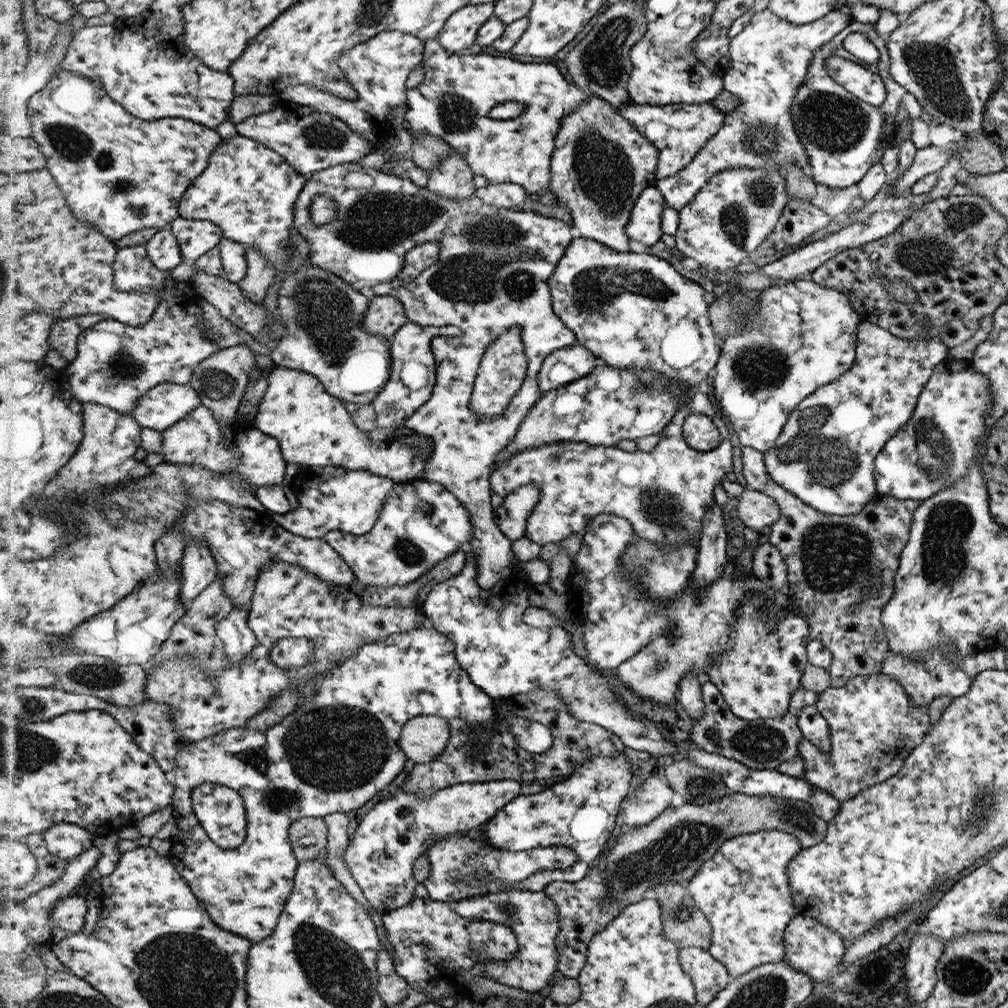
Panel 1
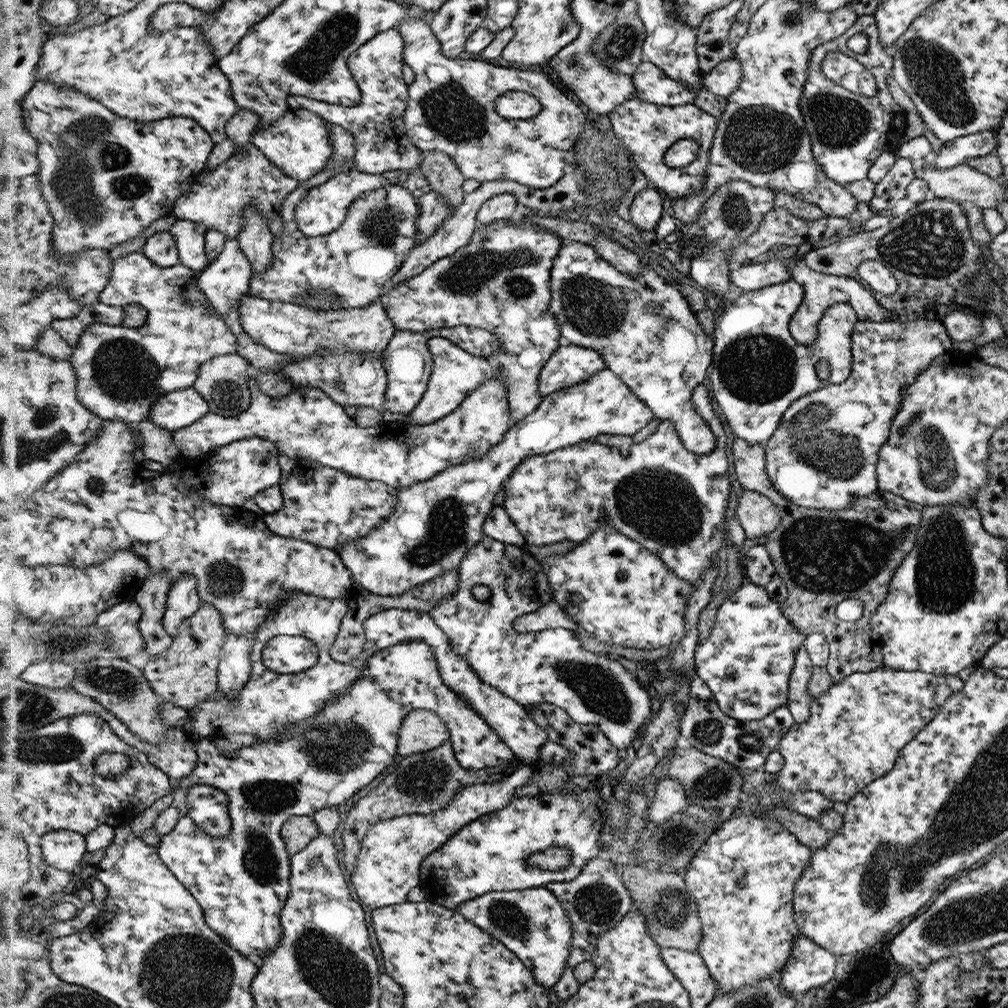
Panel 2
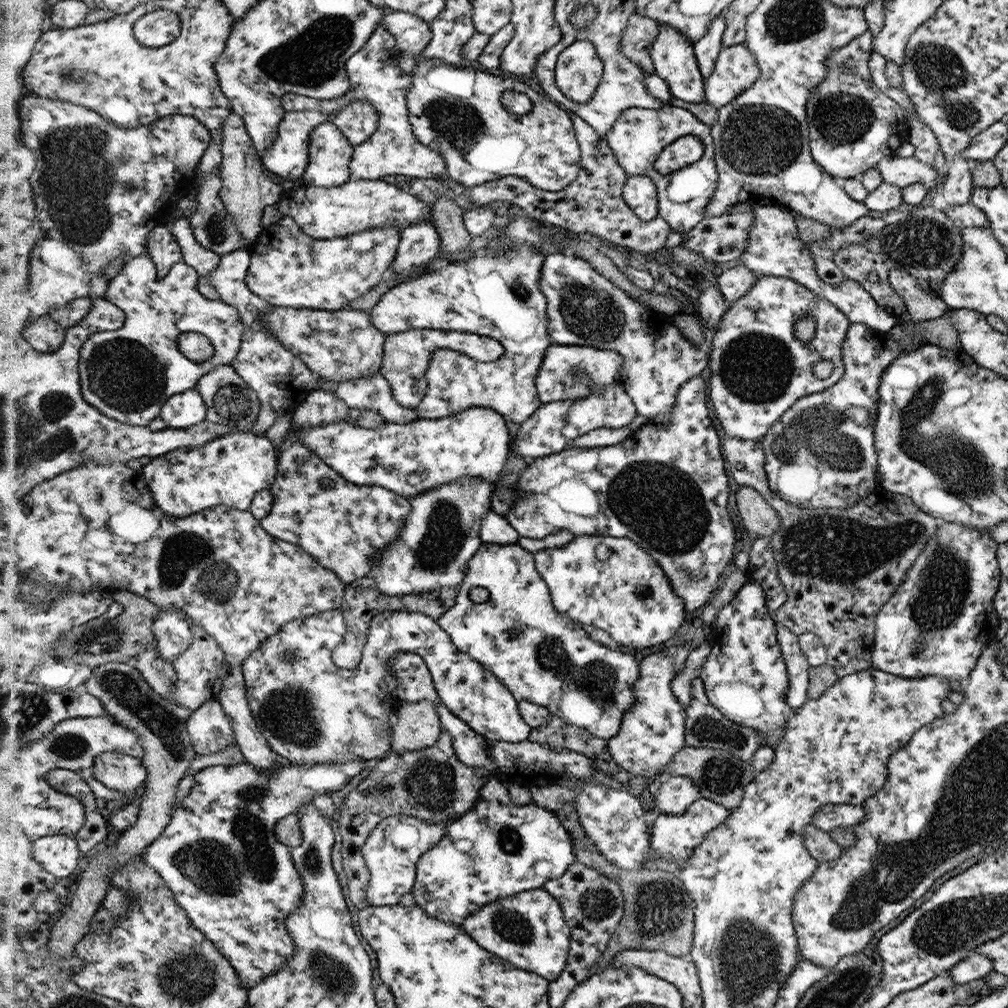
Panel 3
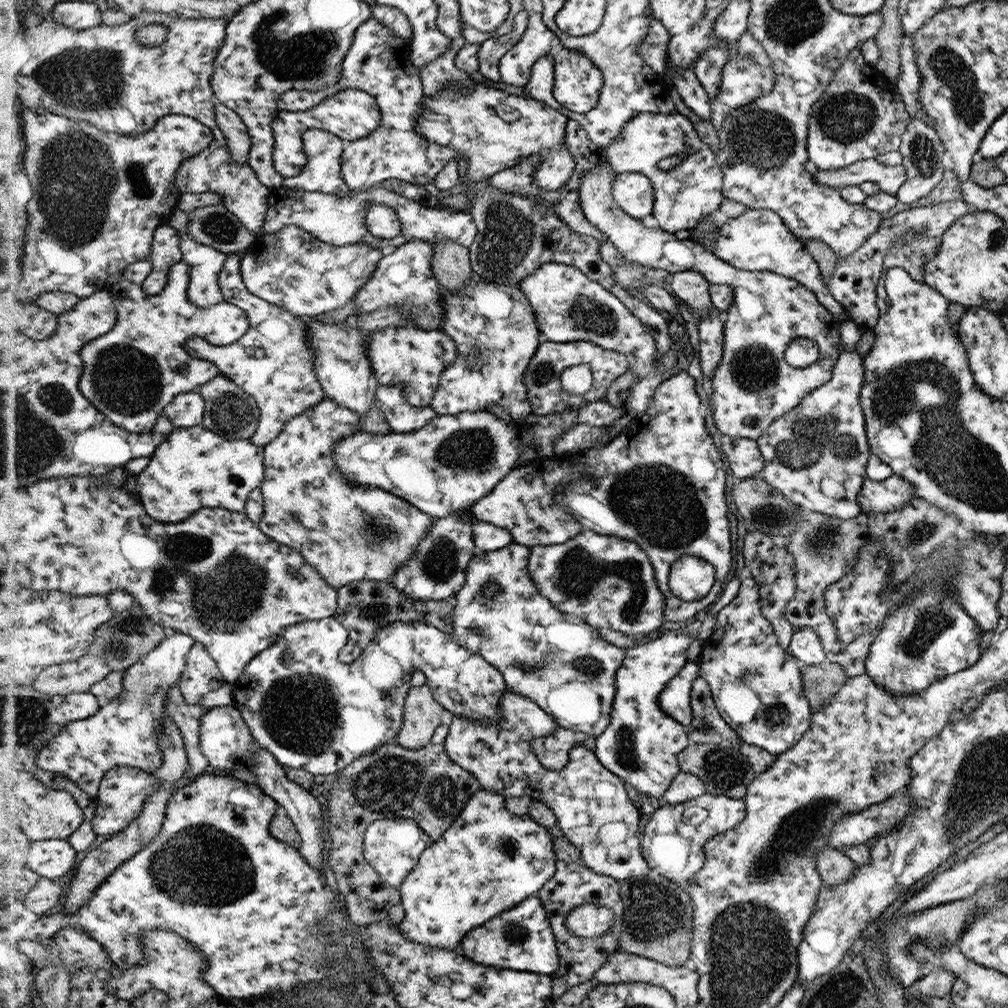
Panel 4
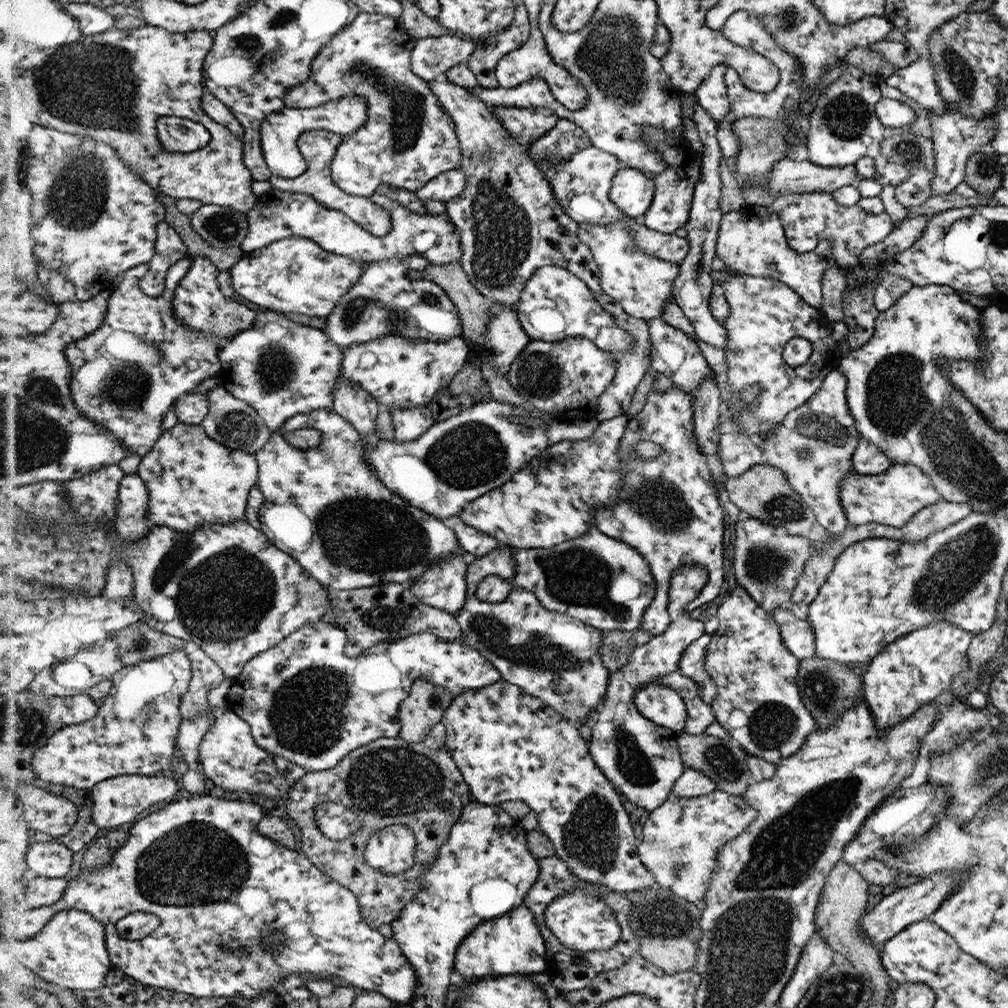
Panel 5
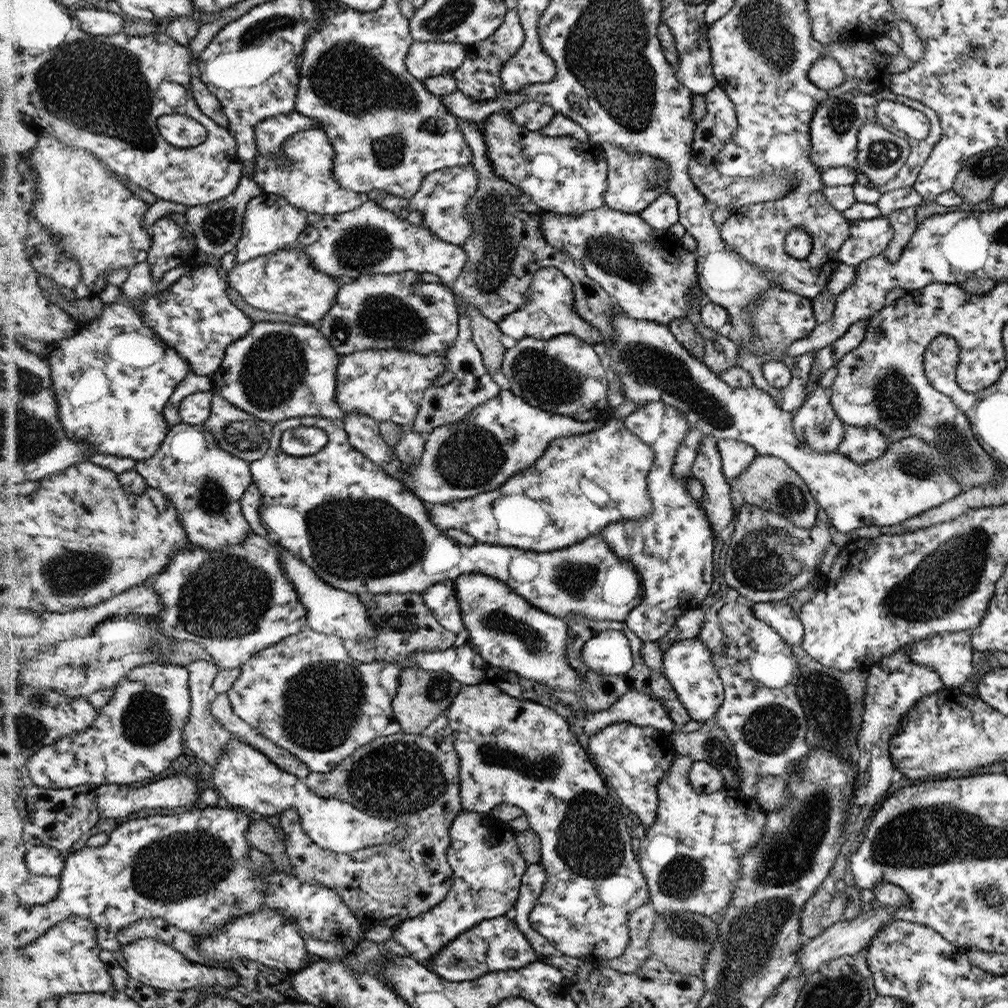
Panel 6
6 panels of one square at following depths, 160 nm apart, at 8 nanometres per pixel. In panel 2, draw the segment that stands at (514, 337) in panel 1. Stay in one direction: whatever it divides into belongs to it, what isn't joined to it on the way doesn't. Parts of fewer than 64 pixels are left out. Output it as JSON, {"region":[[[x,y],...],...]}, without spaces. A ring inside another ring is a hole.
{"region":[[[500,374],[470,393],[452,413],[426,426],[412,426],[403,420],[382,422],[374,428],[357,426],[341,403],[311,386],[294,386],[284,398],[265,395],[256,385],[252,385],[252,391],[253,404],[240,416],[228,418],[211,412],[193,426],[173,433],[181,453],[197,459],[218,446],[260,437],[276,442],[279,452],[295,460],[316,461],[350,476],[380,481],[398,490],[431,480],[449,466],[484,457],[510,431],[507,382]]]}

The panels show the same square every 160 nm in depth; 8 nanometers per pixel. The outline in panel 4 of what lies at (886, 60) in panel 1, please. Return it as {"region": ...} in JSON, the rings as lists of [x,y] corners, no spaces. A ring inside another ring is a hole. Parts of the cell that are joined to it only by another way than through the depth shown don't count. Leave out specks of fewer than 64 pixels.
{"region":[[[860,48],[842,62],[824,94],[813,105],[809,126],[809,157],[820,170],[838,170],[858,161],[894,152],[911,115],[899,97],[896,85],[873,63],[866,62]]]}

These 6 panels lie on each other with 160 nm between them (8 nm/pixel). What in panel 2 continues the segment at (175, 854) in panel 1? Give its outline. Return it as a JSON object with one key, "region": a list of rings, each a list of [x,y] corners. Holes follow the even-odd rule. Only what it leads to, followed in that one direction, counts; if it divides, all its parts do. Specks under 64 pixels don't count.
{"region":[[[422,640],[405,641],[379,650],[370,658],[361,678],[357,678],[351,688],[329,702],[319,714],[287,726],[287,730],[277,740],[243,746],[232,756],[220,752],[220,748],[211,738],[202,738],[198,743],[199,763],[196,771],[182,778],[177,792],[173,794],[174,806],[180,812],[179,822],[170,834],[162,837],[162,847],[158,851],[170,870],[177,874],[202,904],[209,925],[236,950],[251,958],[257,967],[264,964],[266,950],[277,948],[283,940],[281,913],[292,893],[291,856],[286,849],[285,840],[282,839],[282,825],[290,817],[312,817],[322,808],[338,808],[346,804],[366,784],[370,784],[390,764],[394,764],[394,738],[398,736],[398,730],[401,730],[409,712],[416,709],[434,711],[445,722],[449,727],[449,741],[453,743],[456,759],[466,769],[482,770],[490,766],[505,766],[509,760],[517,758],[513,750],[502,742],[500,735],[485,723],[485,719],[480,718],[461,696],[445,685],[437,659],[433,655],[433,647]],[[197,785],[218,787],[230,794],[234,832],[228,838],[208,835],[190,817],[188,792]]]}

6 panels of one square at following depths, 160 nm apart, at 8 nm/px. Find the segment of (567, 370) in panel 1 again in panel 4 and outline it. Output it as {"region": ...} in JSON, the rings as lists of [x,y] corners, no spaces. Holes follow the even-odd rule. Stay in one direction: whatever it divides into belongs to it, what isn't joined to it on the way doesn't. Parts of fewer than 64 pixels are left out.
{"region":[[[542,339],[524,376],[525,385],[528,387],[529,403],[533,407],[532,413],[546,415],[565,410],[578,410],[588,402],[600,400],[604,398],[609,386],[614,384],[628,369],[629,362],[624,354],[618,353],[616,350],[606,350],[596,343],[588,341],[561,343]],[[580,364],[588,365],[592,372],[592,388],[582,395],[570,394],[562,388],[560,377],[566,368]]]}

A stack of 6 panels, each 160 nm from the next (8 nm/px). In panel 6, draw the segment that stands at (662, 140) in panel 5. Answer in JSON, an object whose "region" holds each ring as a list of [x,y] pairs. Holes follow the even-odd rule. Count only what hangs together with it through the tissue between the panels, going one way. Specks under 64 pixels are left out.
{"region":[[[669,190],[661,194],[648,208],[642,210],[640,216],[651,227],[663,233],[679,221],[680,214],[678,205],[676,197],[672,196]]]}

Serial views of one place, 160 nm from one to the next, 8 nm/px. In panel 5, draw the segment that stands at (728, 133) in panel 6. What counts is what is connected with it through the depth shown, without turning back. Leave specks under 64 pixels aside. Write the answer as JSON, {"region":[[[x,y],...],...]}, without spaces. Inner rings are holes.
{"region":[[[718,64],[711,70],[709,77],[701,82],[695,91],[697,104],[707,109],[708,114],[720,123],[731,112],[728,87],[725,83],[726,64]]]}

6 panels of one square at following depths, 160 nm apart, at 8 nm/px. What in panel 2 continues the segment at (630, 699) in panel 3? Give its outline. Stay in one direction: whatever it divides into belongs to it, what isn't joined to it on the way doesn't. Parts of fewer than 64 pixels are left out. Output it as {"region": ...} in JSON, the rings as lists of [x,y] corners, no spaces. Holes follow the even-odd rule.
{"region":[[[484,536],[480,544],[465,554],[459,575],[457,592],[440,600],[439,605],[428,613],[450,638],[454,652],[466,657],[484,682],[495,686],[499,691],[521,703],[523,707],[528,704],[548,702],[565,710],[566,714],[578,724],[597,725],[617,749],[626,749],[634,738],[642,738],[640,734],[642,731],[638,730],[645,728],[650,722],[656,706],[638,679],[616,661],[616,656],[585,650],[580,645],[580,639],[576,637],[575,631],[550,629],[538,634],[516,633],[512,629],[515,618],[542,608],[553,596],[548,573],[540,560],[526,546],[519,547]],[[478,584],[490,588],[491,597],[487,601],[473,600],[471,590]]]}

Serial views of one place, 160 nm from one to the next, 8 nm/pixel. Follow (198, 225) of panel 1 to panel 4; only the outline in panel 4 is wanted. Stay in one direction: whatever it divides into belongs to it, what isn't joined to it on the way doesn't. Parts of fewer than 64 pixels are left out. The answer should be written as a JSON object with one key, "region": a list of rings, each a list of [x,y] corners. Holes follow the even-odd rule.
{"region":[[[182,234],[184,261],[193,267],[190,283],[190,301],[202,309],[225,302],[220,277],[230,255],[200,243],[194,236]]]}

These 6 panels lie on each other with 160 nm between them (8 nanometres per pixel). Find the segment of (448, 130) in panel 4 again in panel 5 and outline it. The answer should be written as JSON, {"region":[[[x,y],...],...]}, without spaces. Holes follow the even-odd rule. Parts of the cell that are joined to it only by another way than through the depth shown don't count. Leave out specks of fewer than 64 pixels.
{"region":[[[490,106],[489,108],[493,115],[505,126],[509,135],[526,147],[552,130],[554,125],[561,120],[554,111],[545,107]]]}

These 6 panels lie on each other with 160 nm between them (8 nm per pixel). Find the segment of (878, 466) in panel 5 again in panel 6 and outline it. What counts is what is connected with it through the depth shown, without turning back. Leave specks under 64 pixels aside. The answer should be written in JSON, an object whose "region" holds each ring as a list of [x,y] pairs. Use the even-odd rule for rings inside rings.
{"region":[[[846,425],[846,436],[836,452],[850,457],[853,462],[865,463],[881,457],[886,447],[886,438],[876,428]]]}

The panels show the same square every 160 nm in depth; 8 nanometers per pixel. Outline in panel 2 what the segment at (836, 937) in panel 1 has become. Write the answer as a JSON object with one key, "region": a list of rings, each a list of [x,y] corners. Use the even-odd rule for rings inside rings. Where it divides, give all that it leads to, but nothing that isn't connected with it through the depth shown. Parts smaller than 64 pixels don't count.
{"region":[[[800,933],[793,945],[792,956],[778,974],[777,980],[785,992],[796,997],[832,981],[836,964],[835,954],[830,954]]]}

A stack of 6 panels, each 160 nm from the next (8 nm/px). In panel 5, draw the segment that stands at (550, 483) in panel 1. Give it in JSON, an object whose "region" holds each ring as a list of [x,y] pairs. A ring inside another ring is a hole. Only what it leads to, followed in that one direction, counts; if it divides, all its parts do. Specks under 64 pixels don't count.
{"region":[[[681,388],[668,389],[664,393],[650,393],[643,409],[628,421],[626,432],[622,437],[619,455],[623,460],[625,476],[623,486],[619,493],[619,500],[606,510],[599,510],[597,514],[598,530],[609,535],[610,538],[621,539],[622,542],[634,547],[652,568],[653,577],[656,579],[656,596],[644,614],[644,622],[640,629],[652,637],[658,636],[669,628],[670,615],[668,605],[670,602],[669,586],[672,575],[680,566],[702,566],[708,571],[708,580],[702,587],[700,596],[702,604],[715,600],[724,584],[724,558],[722,558],[722,540],[724,540],[724,514],[716,498],[715,482],[712,482],[710,469],[706,466],[706,456],[699,450],[694,435],[693,420],[694,402],[689,392]],[[652,441],[658,443],[663,452],[647,460],[643,447]]]}

